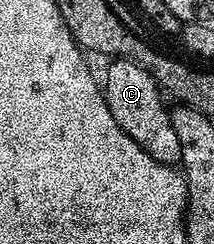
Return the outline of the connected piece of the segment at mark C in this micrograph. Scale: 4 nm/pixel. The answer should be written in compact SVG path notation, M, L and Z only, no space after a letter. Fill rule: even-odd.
M115 57L110 67L105 67L106 82L104 78L104 93L108 112L116 119L116 124L136 140L136 144L152 160L156 160L165 166L177 167L182 160L182 149L180 148L180 136L176 136L174 119L171 111L166 111L167 99L157 84L157 80L131 59Z

